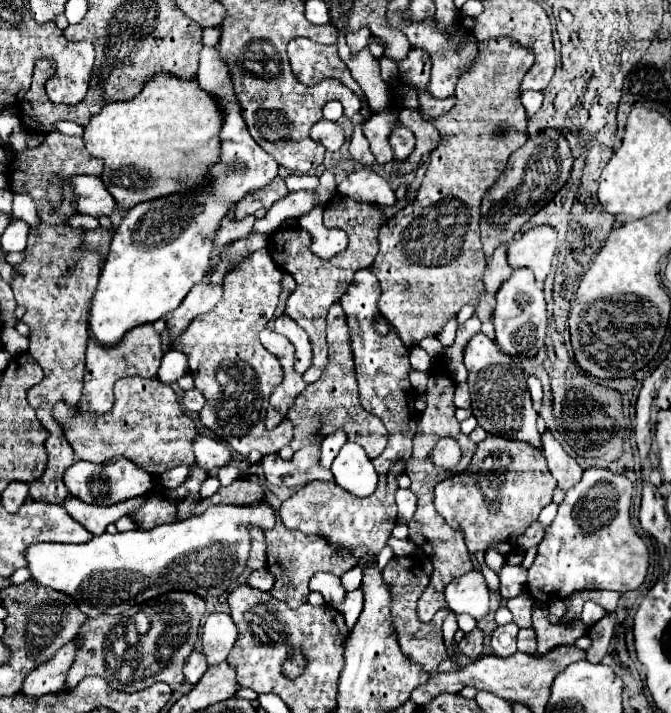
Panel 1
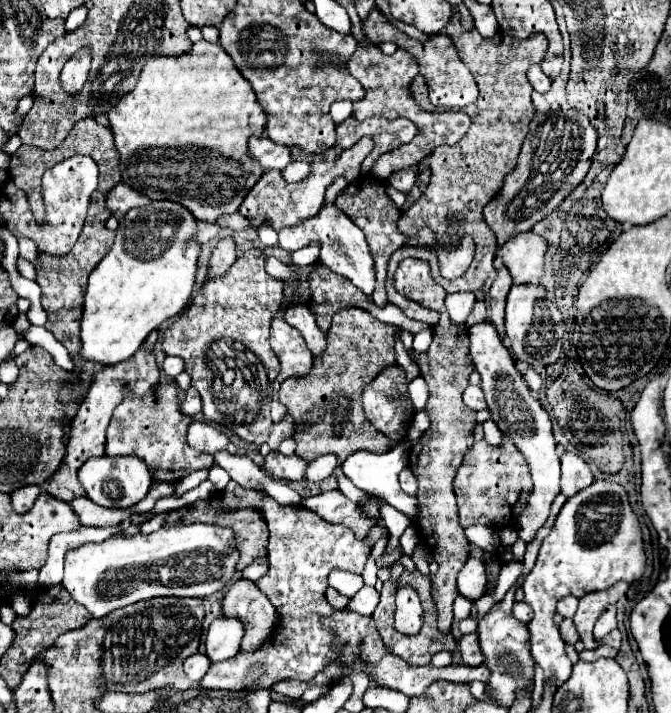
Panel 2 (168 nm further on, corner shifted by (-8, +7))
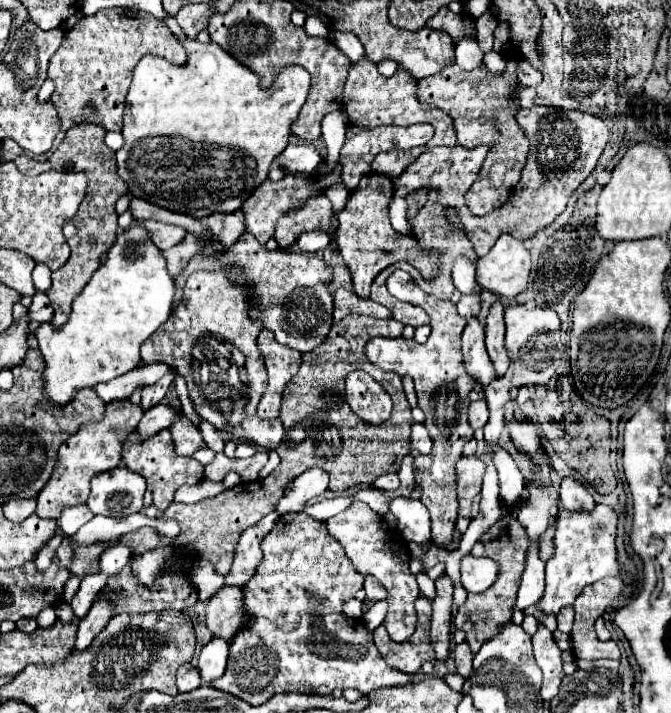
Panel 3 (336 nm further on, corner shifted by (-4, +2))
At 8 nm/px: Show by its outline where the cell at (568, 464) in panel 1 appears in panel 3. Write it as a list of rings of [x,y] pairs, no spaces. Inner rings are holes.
[[[566,476],[560,482],[560,504],[560,508],[564,510],[592,510],[594,498],[582,482],[572,476]]]

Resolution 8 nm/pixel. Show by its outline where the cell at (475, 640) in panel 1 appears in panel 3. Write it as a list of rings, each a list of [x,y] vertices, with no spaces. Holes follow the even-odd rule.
[[[466,642],[456,644],[454,648],[454,658],[456,658],[456,672],[468,678],[472,674],[472,650]]]

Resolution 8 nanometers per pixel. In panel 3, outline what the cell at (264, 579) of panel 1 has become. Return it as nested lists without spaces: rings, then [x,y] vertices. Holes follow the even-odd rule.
[[[272,512],[240,536],[232,570],[230,570],[230,574],[226,574],[226,586],[240,586],[242,588],[254,576],[254,572],[262,560],[260,549],[262,538],[272,530],[276,520],[278,520],[278,514]]]

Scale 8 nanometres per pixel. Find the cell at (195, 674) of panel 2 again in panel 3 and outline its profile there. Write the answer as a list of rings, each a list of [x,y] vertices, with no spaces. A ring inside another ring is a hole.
[[[182,664],[182,666],[178,668],[176,682],[178,682],[178,690],[180,690],[180,692],[190,692],[190,690],[202,686],[200,670],[194,668],[192,664]]]

